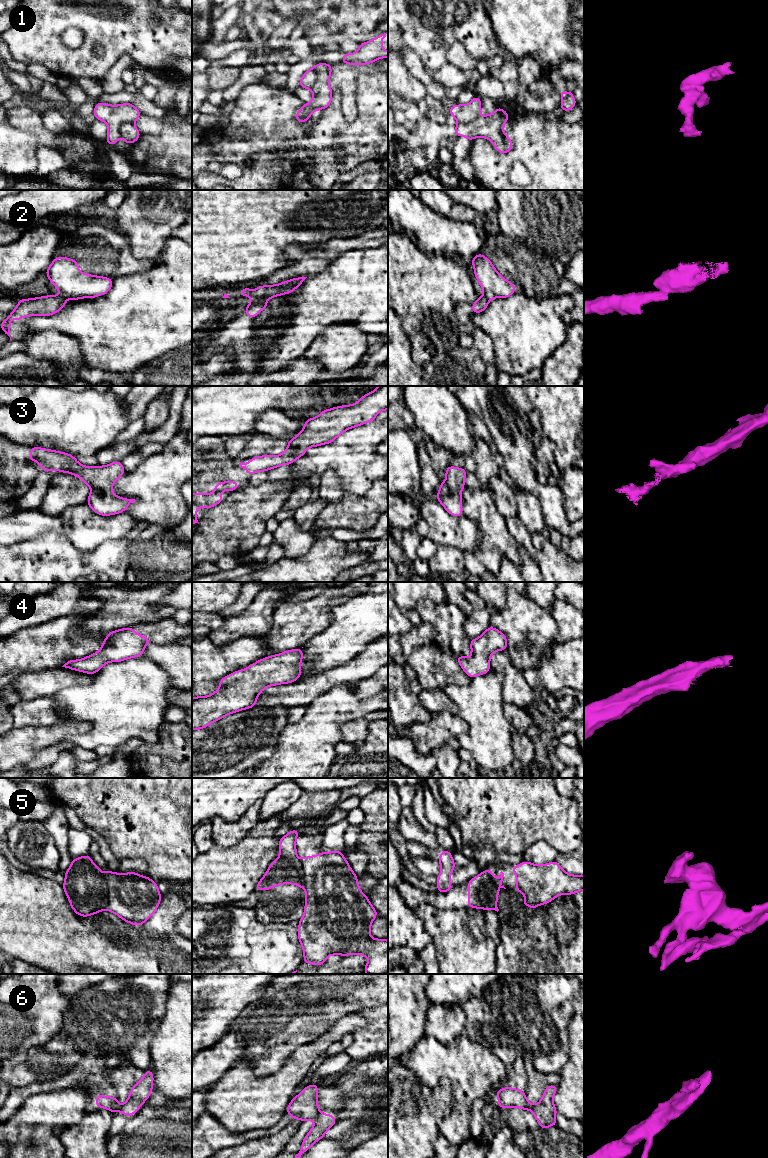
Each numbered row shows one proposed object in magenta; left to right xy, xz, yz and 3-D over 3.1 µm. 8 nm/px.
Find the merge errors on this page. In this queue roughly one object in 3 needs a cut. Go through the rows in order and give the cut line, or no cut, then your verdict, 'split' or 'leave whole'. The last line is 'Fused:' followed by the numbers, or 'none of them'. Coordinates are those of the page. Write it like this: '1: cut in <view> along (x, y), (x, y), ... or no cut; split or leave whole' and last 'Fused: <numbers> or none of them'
1: cut in xy along (132, 122), (124, 122), (120, 126), (118, 135); split
2: cut in xy along (60, 295), (66, 298); split
3: no cut; leave whole
4: no cut; leave whole
5: cut in yz along (493, 877), (480, 891), (482, 901), (492, 909); split
6: cut in xz along (321, 1114), (314, 1120); split
Fused: 1, 2, 5, 6

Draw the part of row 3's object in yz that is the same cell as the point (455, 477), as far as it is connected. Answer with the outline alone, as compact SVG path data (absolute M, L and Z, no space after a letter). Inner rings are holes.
M448 466L445 470L446 480L441 481L437 499L452 516L463 516L461 492L465 487L467 472L464 468Z

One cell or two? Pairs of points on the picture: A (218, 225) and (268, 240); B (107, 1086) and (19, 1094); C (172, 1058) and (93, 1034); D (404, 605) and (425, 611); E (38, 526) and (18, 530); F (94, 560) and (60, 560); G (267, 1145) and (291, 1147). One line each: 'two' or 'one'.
A: one
B: one
C: two
D: two
E: one
F: one
G: two

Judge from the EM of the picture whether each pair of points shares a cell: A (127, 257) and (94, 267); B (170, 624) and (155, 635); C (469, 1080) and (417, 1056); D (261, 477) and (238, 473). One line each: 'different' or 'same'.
A: same
B: same
C: same
D: different

